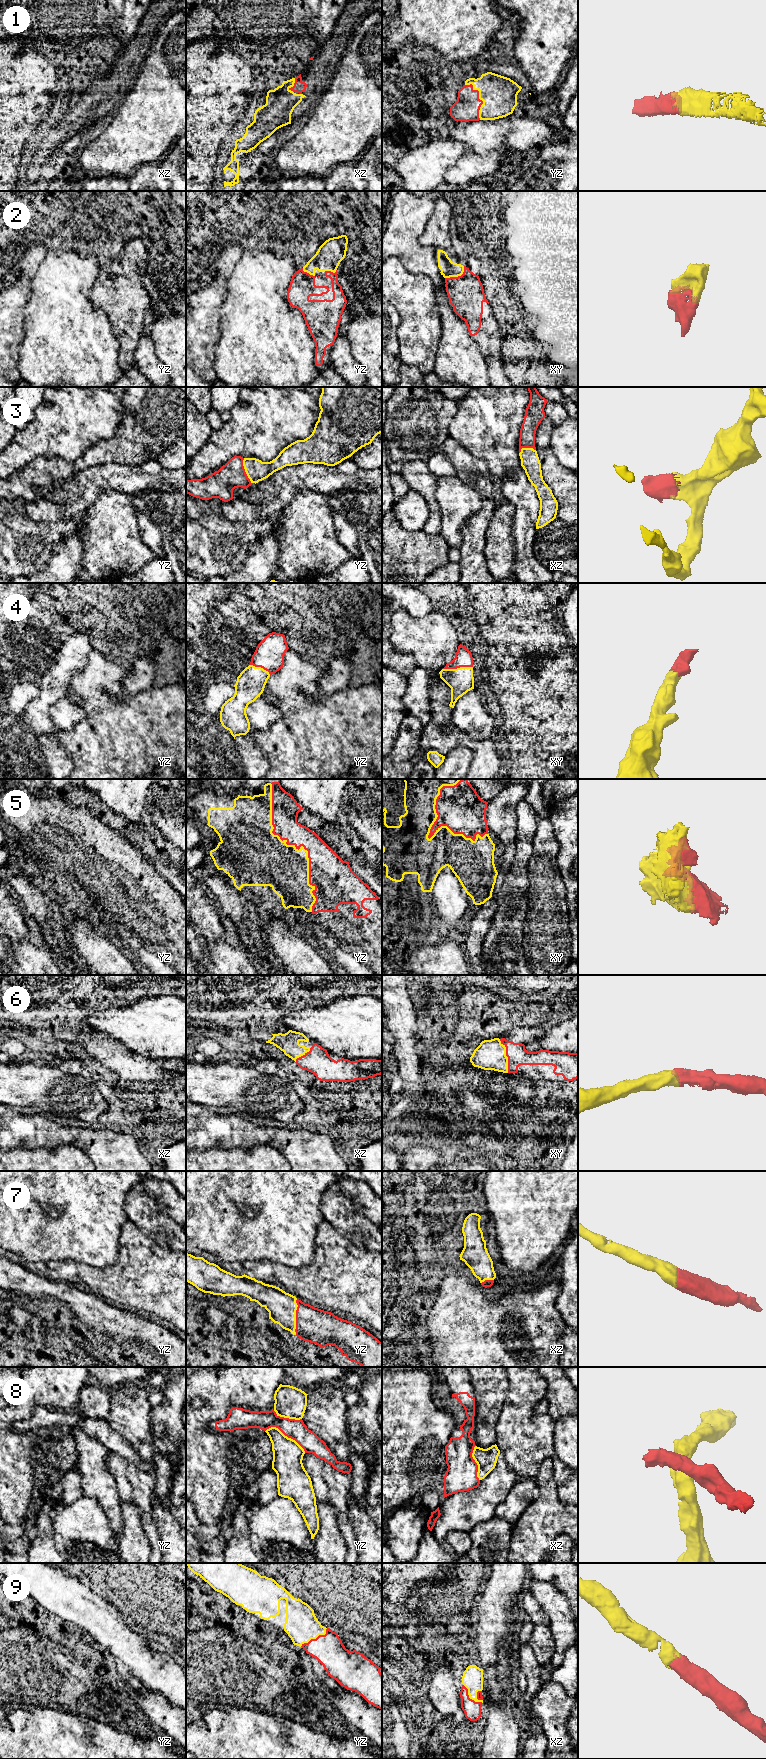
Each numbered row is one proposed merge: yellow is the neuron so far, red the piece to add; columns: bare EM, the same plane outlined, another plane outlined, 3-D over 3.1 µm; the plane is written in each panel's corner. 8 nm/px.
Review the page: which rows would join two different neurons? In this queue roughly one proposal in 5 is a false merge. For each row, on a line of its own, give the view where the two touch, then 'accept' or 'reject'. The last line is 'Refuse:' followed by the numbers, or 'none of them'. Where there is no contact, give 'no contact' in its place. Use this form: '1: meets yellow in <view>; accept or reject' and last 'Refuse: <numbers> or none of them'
1: meets yellow in yz; accept
2: meets yellow in xy; accept
3: meets yellow in yz; accept
4: meets yellow in xy; accept
5: meets yellow in yz; accept
6: meets yellow in xy; accept
7: meets yellow in yz; accept
8: meets yellow in yz; reject
9: meets yellow in xz; accept
Refuse: 8

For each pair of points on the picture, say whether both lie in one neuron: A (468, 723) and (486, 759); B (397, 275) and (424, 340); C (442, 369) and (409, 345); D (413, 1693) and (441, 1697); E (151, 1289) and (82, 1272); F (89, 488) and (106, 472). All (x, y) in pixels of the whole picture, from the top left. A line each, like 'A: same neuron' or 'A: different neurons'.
A: different neurons
B: same neuron
C: different neurons
D: different neurons
E: same neuron
F: same neuron

